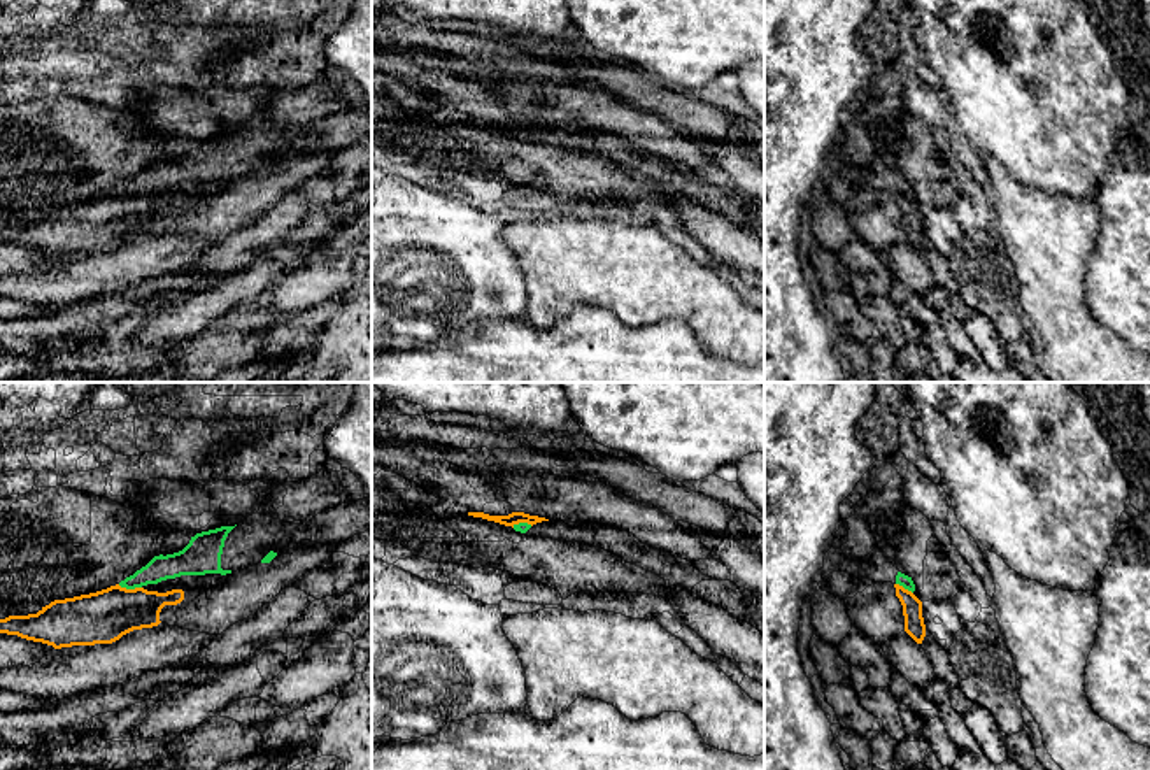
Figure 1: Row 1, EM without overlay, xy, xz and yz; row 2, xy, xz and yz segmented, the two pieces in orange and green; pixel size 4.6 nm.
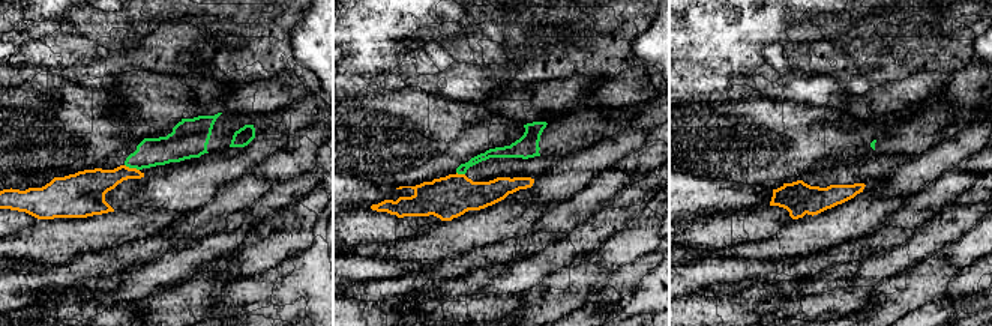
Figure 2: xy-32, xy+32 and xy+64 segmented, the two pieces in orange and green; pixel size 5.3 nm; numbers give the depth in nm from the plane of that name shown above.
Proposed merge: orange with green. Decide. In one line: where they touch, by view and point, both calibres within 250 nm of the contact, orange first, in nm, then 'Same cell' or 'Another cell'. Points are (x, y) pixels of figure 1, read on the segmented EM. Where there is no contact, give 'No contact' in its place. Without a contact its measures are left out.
Touches orange at xy (130, 590). Thickness 240 nm (orange) against 110 nm. Another cell

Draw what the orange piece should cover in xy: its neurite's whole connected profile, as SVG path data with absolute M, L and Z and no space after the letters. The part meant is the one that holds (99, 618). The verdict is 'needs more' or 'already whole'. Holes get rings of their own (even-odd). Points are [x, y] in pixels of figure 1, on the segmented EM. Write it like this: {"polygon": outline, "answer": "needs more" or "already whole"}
{"polygon": "M221 574L181 575L135 589L119 584L65 600L54 600L37 614L0 619L0 633L42 642L54 649L112 644L123 635L158 626L165 605L177 605L186 591L209 589Z", "answer": "needs more"}

